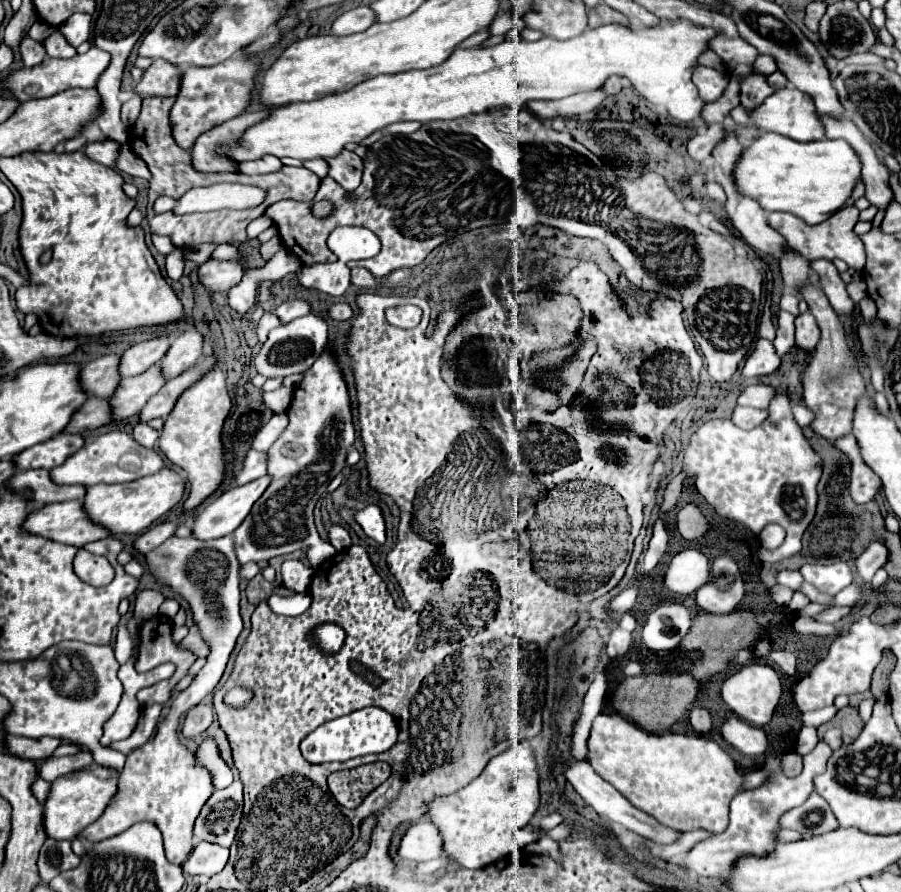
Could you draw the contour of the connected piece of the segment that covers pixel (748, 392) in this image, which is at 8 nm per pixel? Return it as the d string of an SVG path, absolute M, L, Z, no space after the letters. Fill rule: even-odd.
M749 385L741 395L739 395L739 405L755 407L755 409L765 409L773 397L775 389L769 385Z

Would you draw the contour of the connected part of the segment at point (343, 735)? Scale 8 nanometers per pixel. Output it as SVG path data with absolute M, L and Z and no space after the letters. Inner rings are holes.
M370 706L359 709L355 713L349 713L345 717L323 723L301 741L301 747L303 747L303 757L315 765L327 763L327 761L347 761L353 757L361 757L369 753L383 753L391 749L397 741L397 733L399 733L399 727L395 719L385 709Z

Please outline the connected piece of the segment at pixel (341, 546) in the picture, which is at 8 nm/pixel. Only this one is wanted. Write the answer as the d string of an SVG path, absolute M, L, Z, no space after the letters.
M333 524L329 529L329 541L337 551L345 551L352 545L349 532L340 524Z

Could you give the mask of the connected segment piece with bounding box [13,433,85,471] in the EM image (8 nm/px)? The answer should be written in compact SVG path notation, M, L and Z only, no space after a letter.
M63 433L45 443L39 443L37 447L29 447L21 455L15 455L13 461L17 463L17 467L21 471L39 469L39 467L53 469L53 467L59 467L61 463L65 463L65 459L69 455L73 455L73 451L79 451L83 445L85 445L83 435Z

